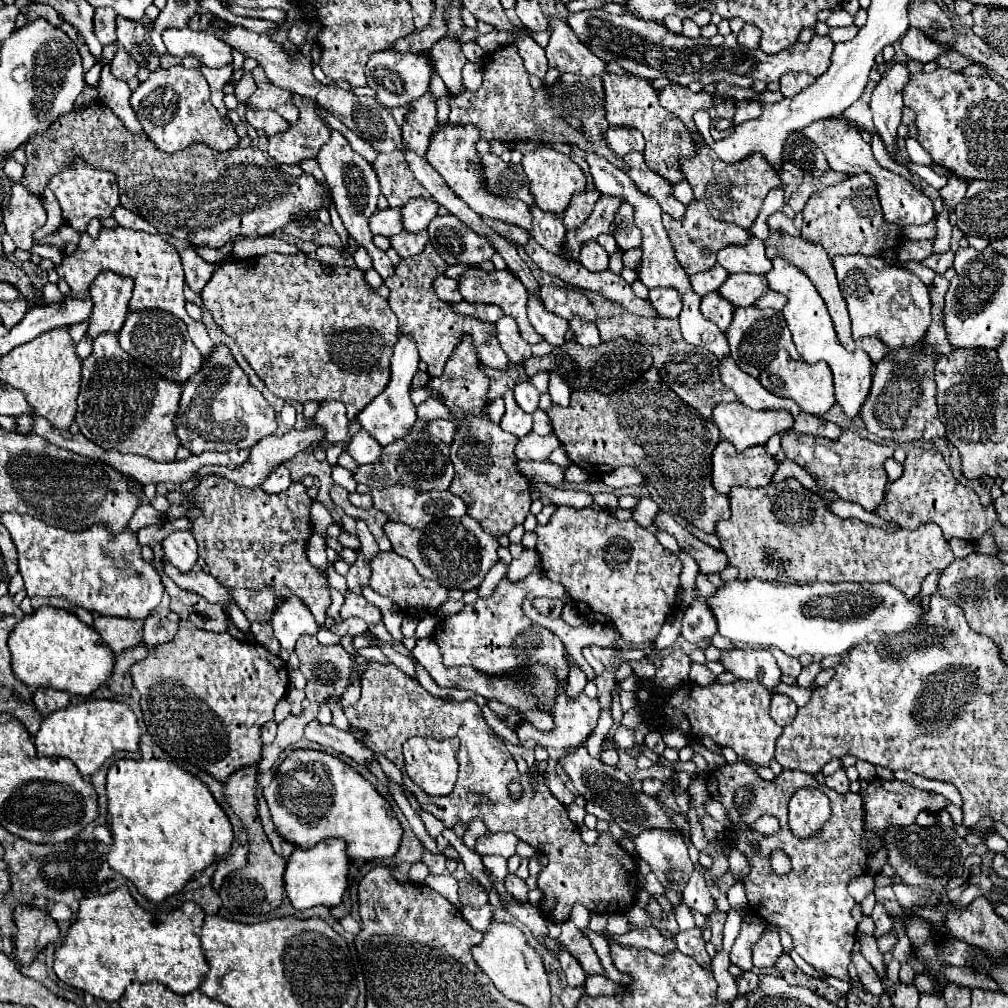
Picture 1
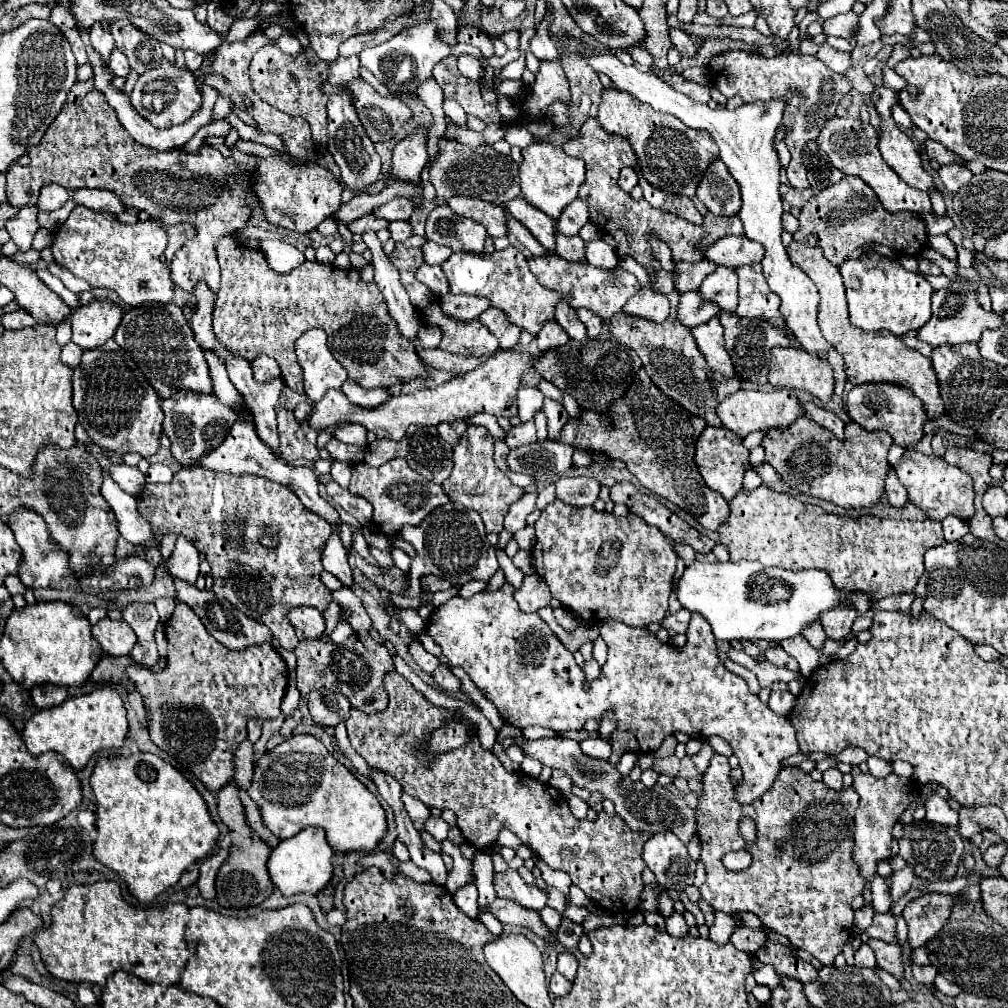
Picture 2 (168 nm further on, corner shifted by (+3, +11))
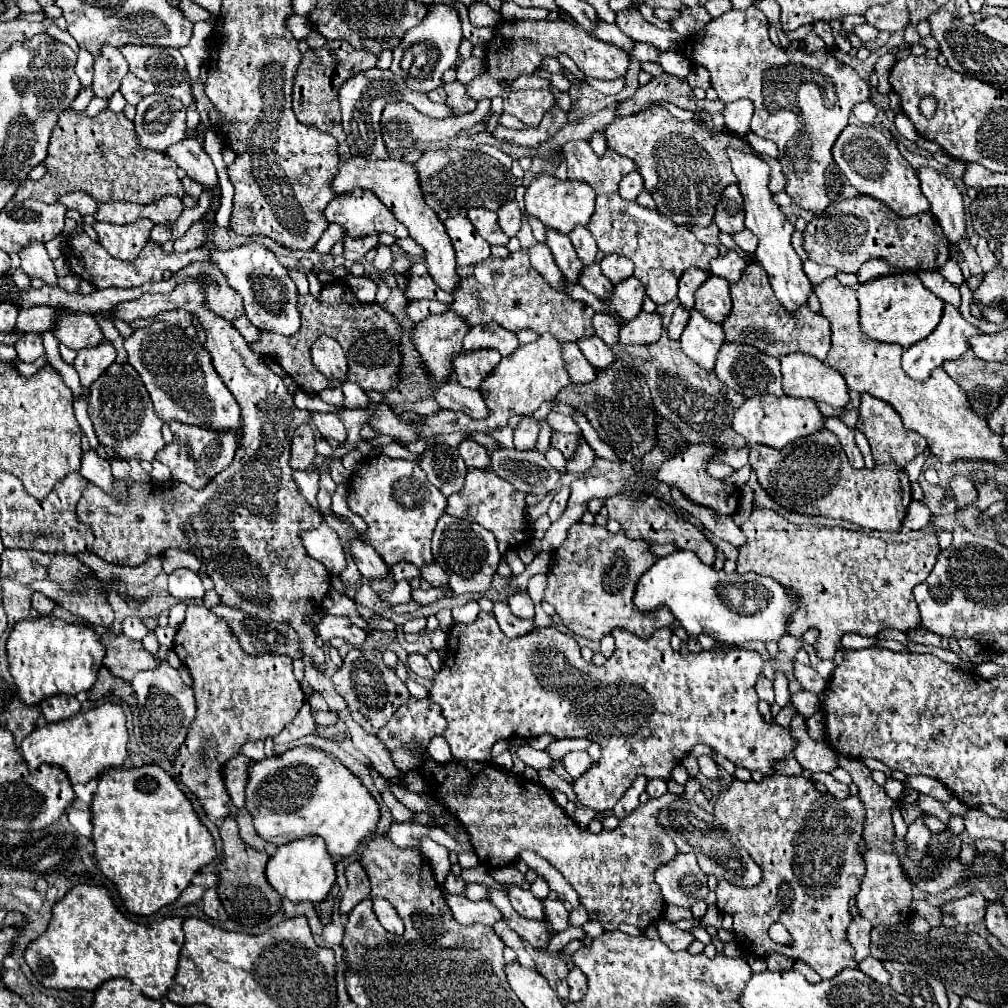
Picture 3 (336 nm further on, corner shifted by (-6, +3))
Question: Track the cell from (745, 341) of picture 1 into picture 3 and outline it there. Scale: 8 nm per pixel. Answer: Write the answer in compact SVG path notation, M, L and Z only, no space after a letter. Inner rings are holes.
M724 343L718 351L716 365L714 365L716 377L726 383L730 389L738 391L744 397L756 397L756 395L782 395L782 373L780 373L780 361L772 359L770 355L764 355L762 351L756 351L754 347L740 345L740 343Z

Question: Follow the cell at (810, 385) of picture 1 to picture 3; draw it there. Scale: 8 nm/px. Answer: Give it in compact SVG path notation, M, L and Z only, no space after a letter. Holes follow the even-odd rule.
M804 353L784 355L780 363L784 375L782 385L788 397L810 397L814 401L828 403L834 409L844 409L848 405L850 395L846 381L830 365L824 365L816 357Z

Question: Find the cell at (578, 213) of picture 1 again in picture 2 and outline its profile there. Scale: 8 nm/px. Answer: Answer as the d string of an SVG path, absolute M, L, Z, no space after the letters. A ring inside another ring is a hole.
M575 199L573 203L569 203L561 217L557 219L557 229L563 235L577 235L579 229L589 221L589 207L585 203L585 199Z

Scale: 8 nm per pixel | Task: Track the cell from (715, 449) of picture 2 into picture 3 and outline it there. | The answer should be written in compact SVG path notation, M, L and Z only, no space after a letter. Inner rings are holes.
M690 445L688 449L684 449L680 455L674 455L674 457L668 457L658 473L656 473L656 479L670 485L670 487L676 487L688 501L696 503L696 505L702 505L702 507L708 507L712 511L716 511L716 515L732 515L738 507L738 499L740 499L740 491L738 487L734 485L726 485L714 477L710 477L706 473L706 465L710 463L710 457L720 451L718 447L712 447L712 445Z

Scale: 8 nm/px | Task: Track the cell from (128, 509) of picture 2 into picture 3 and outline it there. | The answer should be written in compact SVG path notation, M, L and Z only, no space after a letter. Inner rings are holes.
M84 451L82 453L82 467L80 473L88 479L94 481L98 487L104 487L108 491L110 483L112 483L112 471L110 471L110 463L106 459L102 459L96 451Z

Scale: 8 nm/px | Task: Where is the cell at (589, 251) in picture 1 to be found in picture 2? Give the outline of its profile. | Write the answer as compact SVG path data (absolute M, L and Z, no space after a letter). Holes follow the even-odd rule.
M593 239L585 243L585 257L591 265L601 269L615 269L617 267L617 253L601 239Z

